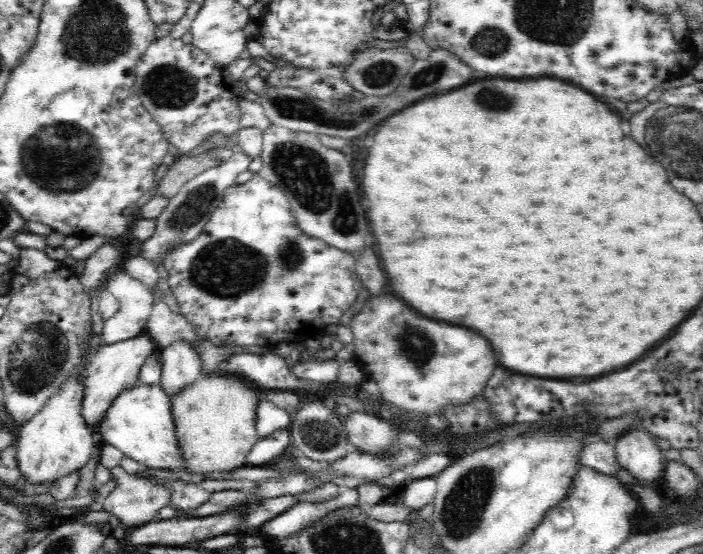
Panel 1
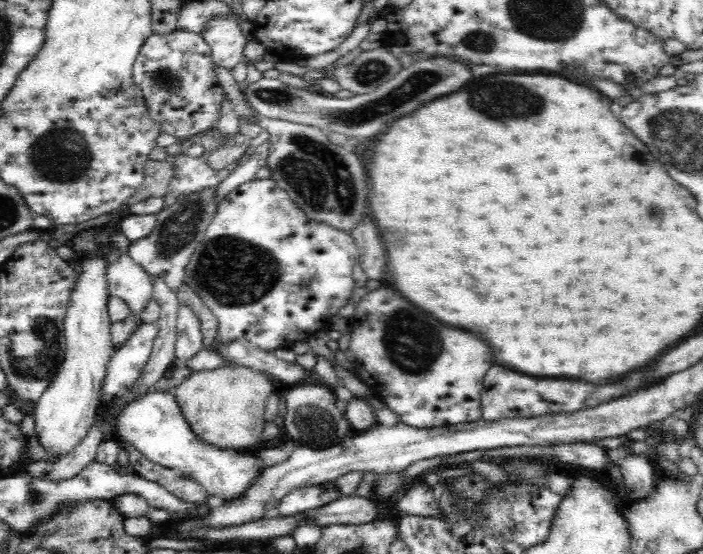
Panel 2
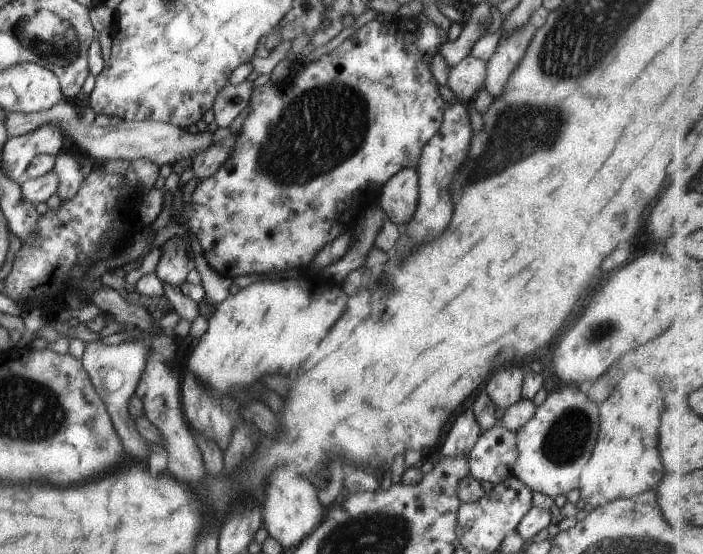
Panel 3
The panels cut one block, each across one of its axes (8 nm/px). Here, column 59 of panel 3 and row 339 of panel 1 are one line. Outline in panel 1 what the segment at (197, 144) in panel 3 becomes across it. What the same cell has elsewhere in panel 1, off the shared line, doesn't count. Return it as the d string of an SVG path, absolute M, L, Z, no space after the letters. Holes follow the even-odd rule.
M122 269L108 276L106 287L119 302L119 308L112 318L104 321L101 340L103 345L136 338L146 332L149 314L152 310L152 291Z

